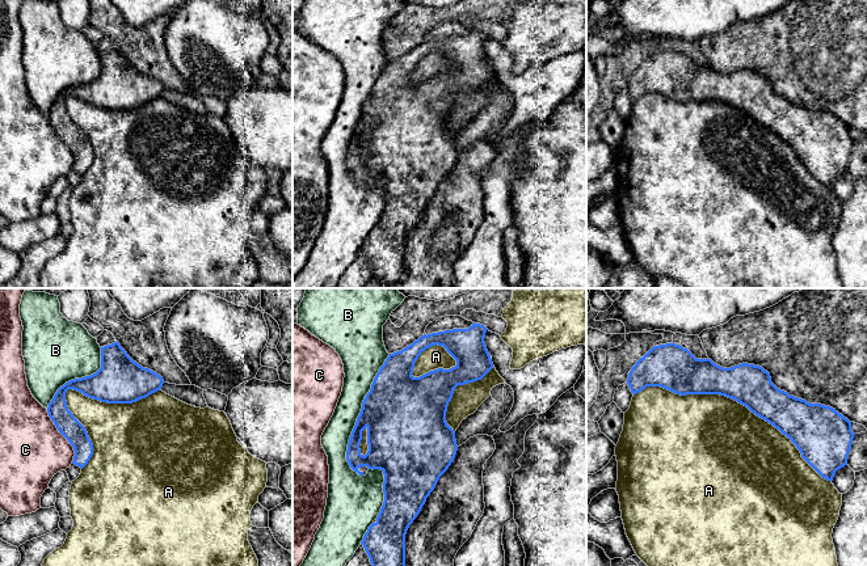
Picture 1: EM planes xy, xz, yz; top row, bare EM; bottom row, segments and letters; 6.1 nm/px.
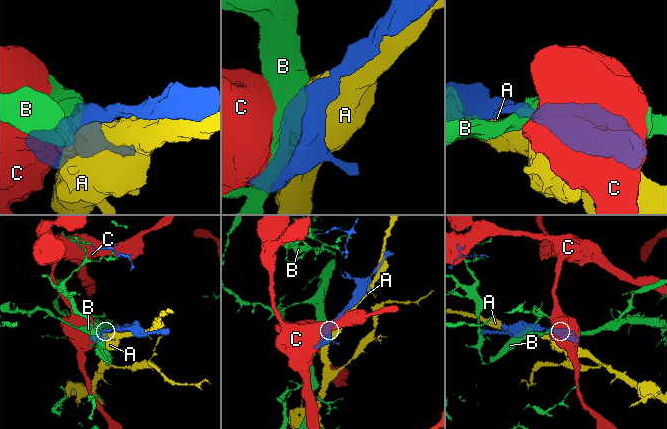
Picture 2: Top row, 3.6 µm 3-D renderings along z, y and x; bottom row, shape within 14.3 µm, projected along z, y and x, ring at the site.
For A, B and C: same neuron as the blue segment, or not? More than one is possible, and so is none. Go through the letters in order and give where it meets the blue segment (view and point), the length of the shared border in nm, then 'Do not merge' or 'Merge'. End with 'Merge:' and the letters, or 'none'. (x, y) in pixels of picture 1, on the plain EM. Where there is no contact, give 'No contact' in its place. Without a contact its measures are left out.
A: Touches blue at yz (735, 106). Shared border 1300 nm. Do not merge
B: Touches blue at xz (358, 122). Shared border 750 nm. Do not merge
C: Touches blue at xy (63, 142). Shared border 380 nm. Do not merge
Merge: none

